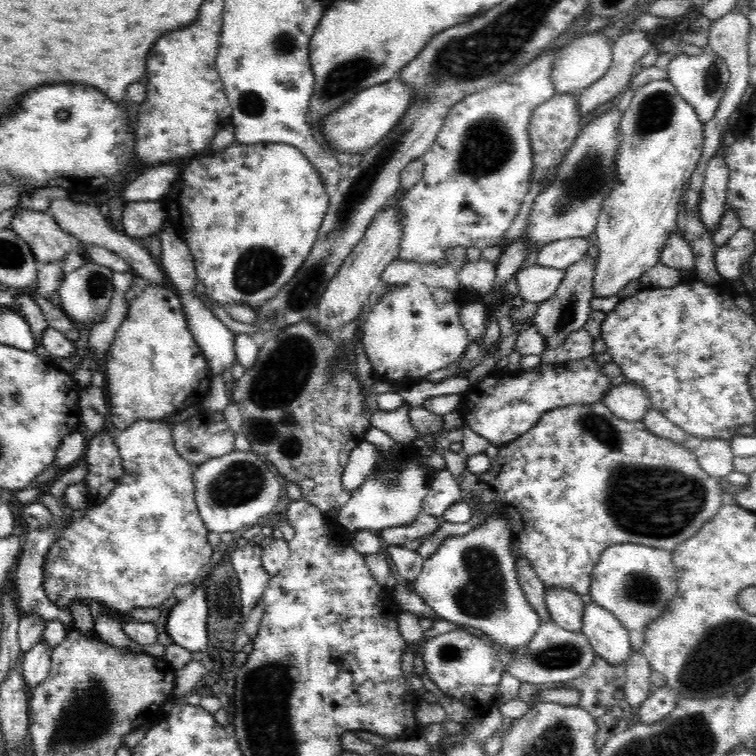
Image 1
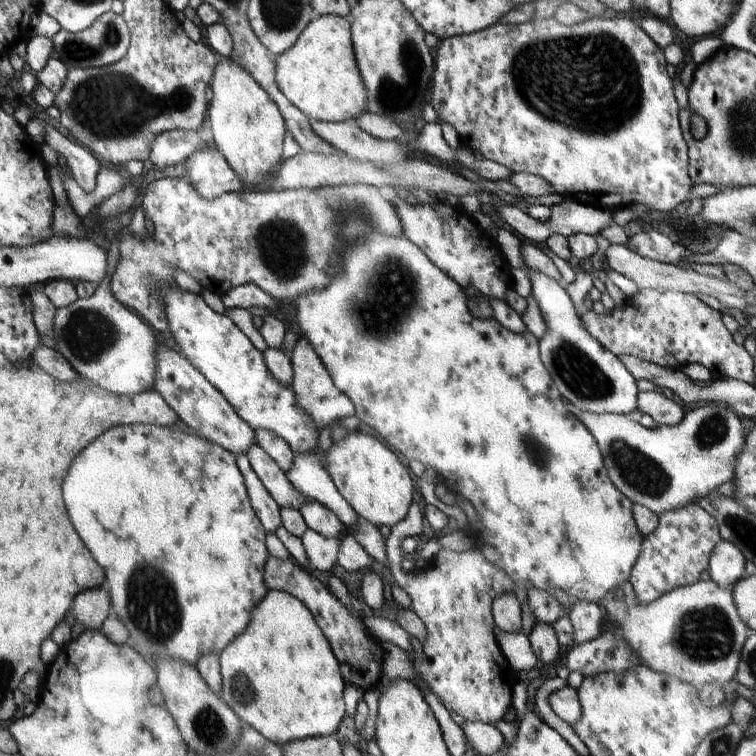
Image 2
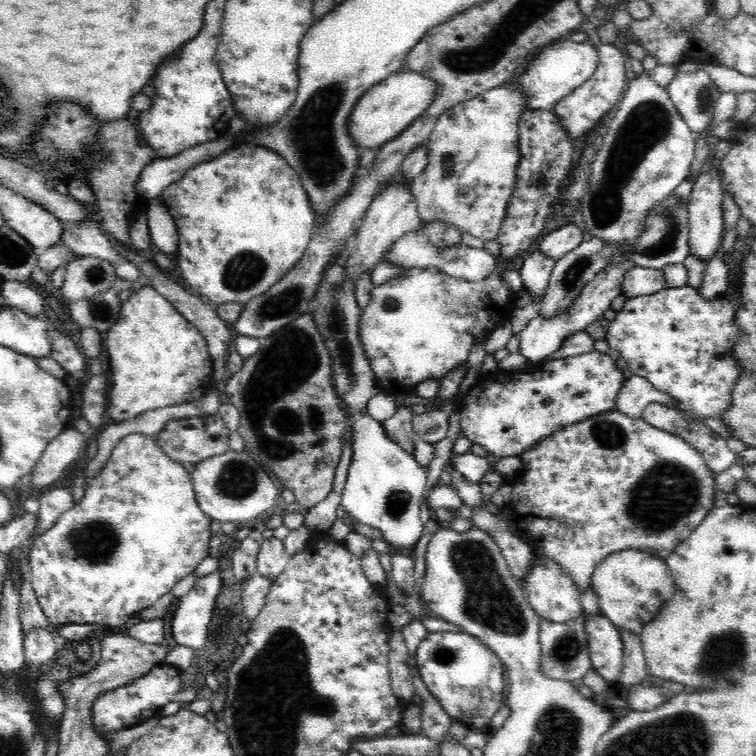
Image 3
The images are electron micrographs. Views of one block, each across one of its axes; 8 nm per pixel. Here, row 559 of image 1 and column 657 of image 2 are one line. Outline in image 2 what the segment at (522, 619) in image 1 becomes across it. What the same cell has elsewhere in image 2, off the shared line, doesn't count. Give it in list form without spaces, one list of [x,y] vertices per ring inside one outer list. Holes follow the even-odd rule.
[[[566,398],[563,399],[565,410],[580,420],[596,440],[612,484],[633,504],[640,504],[658,516],[672,508],[676,510],[688,504],[695,504],[698,498],[707,498],[710,492],[714,492],[714,488],[719,488],[721,484],[734,478],[734,466],[736,466],[738,454],[744,448],[747,433],[741,417],[736,416],[732,408],[722,404],[706,403],[702,407],[687,412],[684,418],[674,426],[658,425],[656,428],[647,428],[634,422],[628,415],[590,413],[588,410],[576,408]]]

